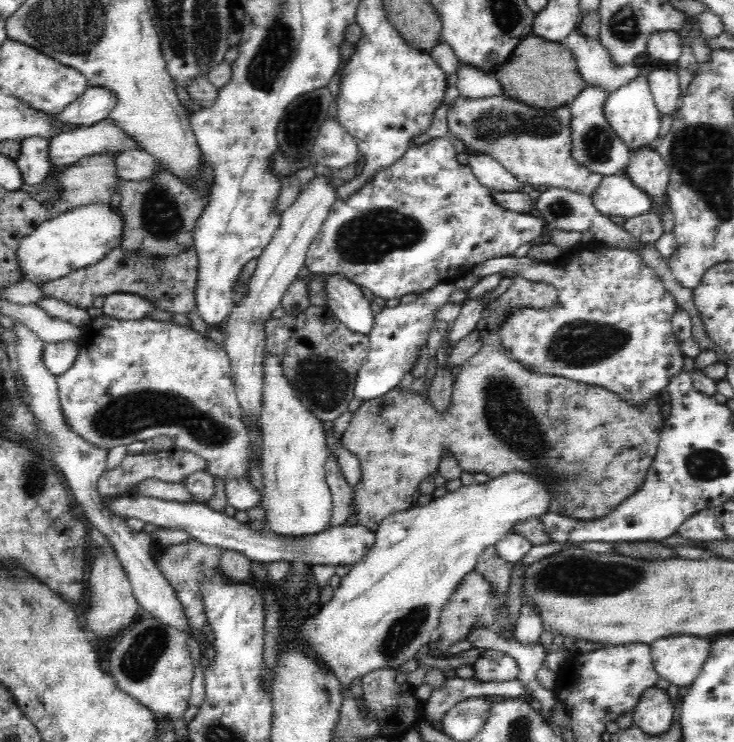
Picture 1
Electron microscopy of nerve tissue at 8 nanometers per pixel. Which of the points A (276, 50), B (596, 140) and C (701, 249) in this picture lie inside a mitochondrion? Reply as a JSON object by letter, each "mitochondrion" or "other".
{"A":"mitochondrion","B":"mitochondrion","C":"other"}

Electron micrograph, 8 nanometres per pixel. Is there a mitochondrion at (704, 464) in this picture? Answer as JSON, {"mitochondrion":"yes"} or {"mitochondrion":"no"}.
{"mitochondrion":"yes"}

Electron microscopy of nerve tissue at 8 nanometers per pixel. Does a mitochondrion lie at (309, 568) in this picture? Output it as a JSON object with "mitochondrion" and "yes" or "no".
{"mitochondrion":"no"}

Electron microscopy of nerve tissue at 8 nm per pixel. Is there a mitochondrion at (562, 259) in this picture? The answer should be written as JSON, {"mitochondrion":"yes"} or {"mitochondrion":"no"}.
{"mitochondrion":"no"}

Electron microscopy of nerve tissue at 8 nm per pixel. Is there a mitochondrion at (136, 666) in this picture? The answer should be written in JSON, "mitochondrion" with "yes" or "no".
{"mitochondrion":"yes"}

